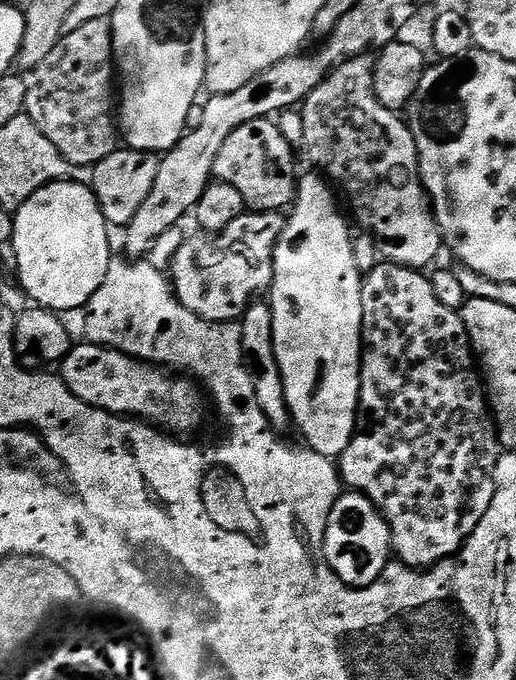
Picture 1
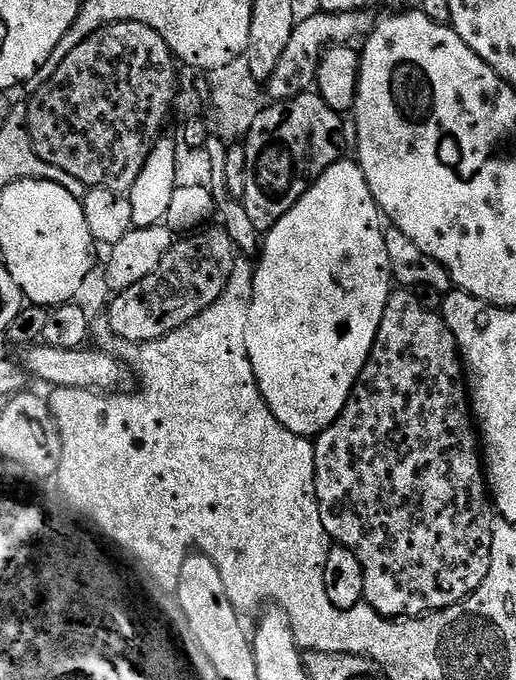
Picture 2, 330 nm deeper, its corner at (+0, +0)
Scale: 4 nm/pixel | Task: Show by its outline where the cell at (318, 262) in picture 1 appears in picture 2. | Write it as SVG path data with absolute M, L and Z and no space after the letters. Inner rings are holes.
M341 158L314 181L310 190L306 190L306 194L302 194L299 202L263 237L262 251L259 253L259 256L261 255L260 264L258 262L255 265L252 300L248 303L249 325L246 326L246 350L250 354L250 366L254 370L254 378L258 382L262 398L268 404L276 421L293 437L315 438L327 430L342 414L352 393L352 387L355 386L356 379L360 377L360 372L364 369L370 350L374 346L376 331L382 322L382 314L386 310L386 302L394 291L390 258L386 258L385 231L386 224L382 219L382 213L376 204L374 194L366 182L366 174L360 169L359 163L355 159Z

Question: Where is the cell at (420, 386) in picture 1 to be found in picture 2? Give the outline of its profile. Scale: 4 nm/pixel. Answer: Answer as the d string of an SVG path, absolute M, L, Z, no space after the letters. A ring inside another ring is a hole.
M396 290L388 297L386 302L386 310L382 314L382 322L376 331L374 338L374 346L370 350L368 360L364 364L364 369L360 372L360 377L356 379L356 384L352 387L350 398L346 402L346 406L342 410L342 414L336 421L330 425L327 430L320 433L314 440L314 455L316 457L316 497L320 503L320 513L322 514L322 526L328 532L329 541L335 542L339 547L350 550L354 554L354 558L358 558L358 562L364 571L364 600L373 610L380 616L385 618L415 618L418 616L426 616L430 612L437 612L443 608L454 606L458 602L462 602L474 590L478 590L478 586L482 586L482 582L486 578L486 570L490 570L490 550L492 549L492 522L494 519L494 504L490 499L488 485L486 483L486 473L482 463L482 444L478 439L478 429L474 423L474 417L470 407L470 392L466 387L466 372L462 367L460 358L460 349L456 346L454 334L450 334L450 330L446 326L444 317L439 312L431 312L426 310L426 306L422 306L422 302L418 302L415 291L412 290Z

